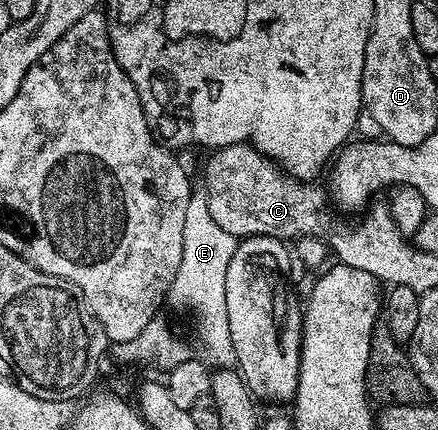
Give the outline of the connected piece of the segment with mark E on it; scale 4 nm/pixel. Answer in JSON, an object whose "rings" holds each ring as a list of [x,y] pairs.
{"rings":[[[200,187],[193,188],[186,207],[186,224],[182,226],[182,267],[178,267],[170,297],[196,312],[196,325],[204,344],[203,356],[216,367],[231,366],[236,360],[234,343],[230,343],[230,318],[226,316],[226,267],[234,259],[237,244],[238,238],[214,223],[208,210],[207,192]]]}

